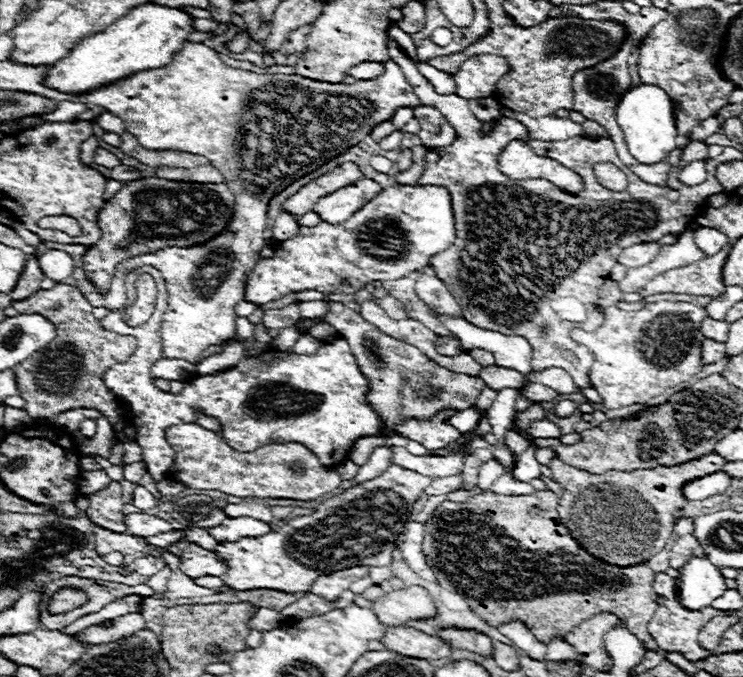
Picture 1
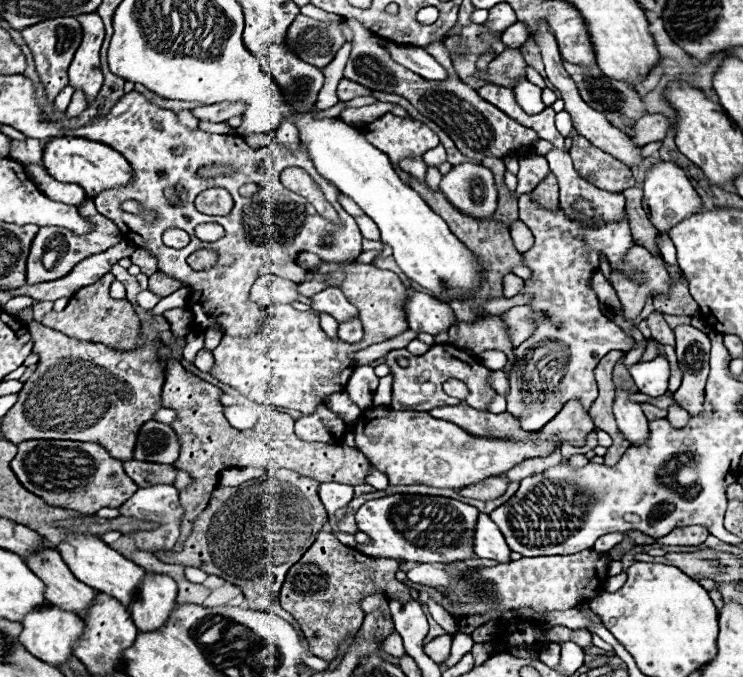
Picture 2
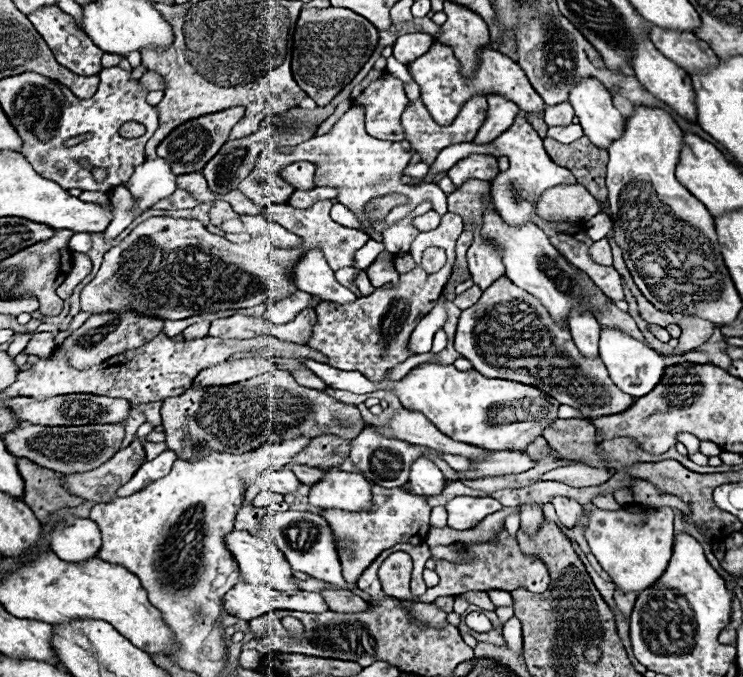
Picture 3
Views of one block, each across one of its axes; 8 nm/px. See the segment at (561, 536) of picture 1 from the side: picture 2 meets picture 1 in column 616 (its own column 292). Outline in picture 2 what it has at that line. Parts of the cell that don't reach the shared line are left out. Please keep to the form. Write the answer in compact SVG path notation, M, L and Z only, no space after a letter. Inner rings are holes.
M320 532L300 562L288 570L280 590L280 606L298 620L310 652L322 660L332 660L338 654L338 644L362 626L364 612L358 606L360 598L378 592L402 602L412 600L408 586L396 580L398 570L398 562L392 558L368 558L340 544L334 534Z

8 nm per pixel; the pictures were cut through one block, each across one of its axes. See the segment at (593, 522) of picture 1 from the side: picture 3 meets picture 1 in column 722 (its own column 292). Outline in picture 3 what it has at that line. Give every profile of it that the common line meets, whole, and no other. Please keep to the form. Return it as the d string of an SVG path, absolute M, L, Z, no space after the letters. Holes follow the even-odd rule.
M316 436L310 440L310 446L294 456L286 468L292 468L292 464L308 464L314 468L336 468L340 466L350 452L350 440L340 438L340 436Z

